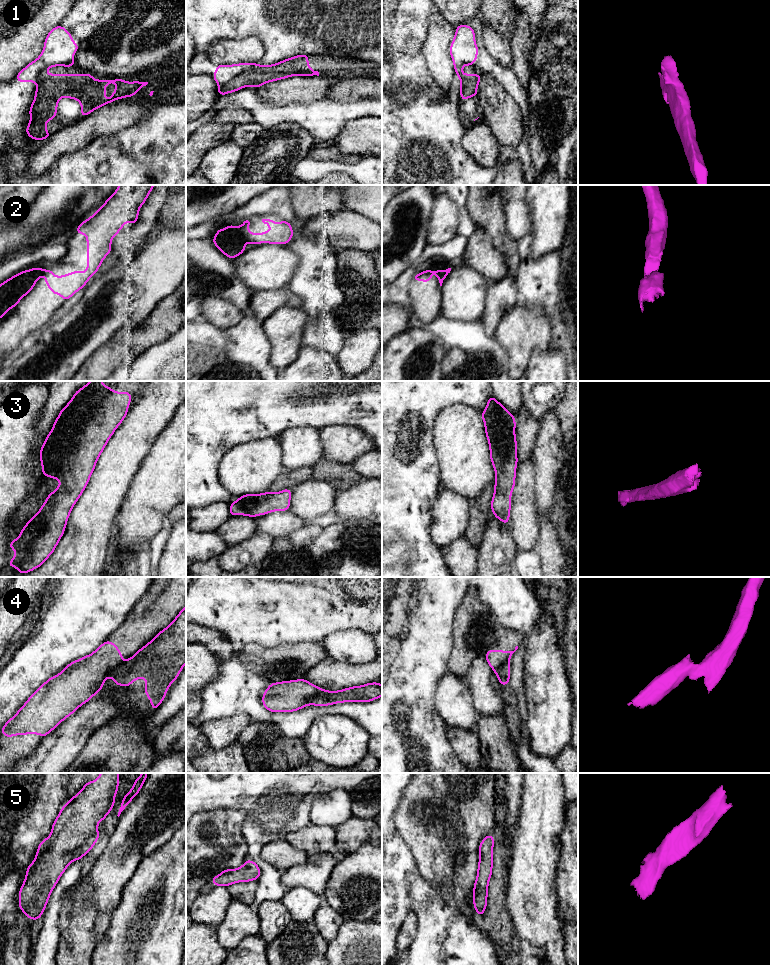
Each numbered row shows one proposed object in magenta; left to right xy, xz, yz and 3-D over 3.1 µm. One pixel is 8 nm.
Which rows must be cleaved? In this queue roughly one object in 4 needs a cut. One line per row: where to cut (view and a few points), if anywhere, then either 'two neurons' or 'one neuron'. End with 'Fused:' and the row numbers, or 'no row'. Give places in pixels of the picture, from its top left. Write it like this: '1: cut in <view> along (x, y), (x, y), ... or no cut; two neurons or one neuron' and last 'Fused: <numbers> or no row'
1: no cut; one neuron
2: no cut; one neuron
3: no cut; one neuron
4: cut in xy along (123, 662), (109, 676); two neurons
5: no cut; one neuron
Fused: 4

